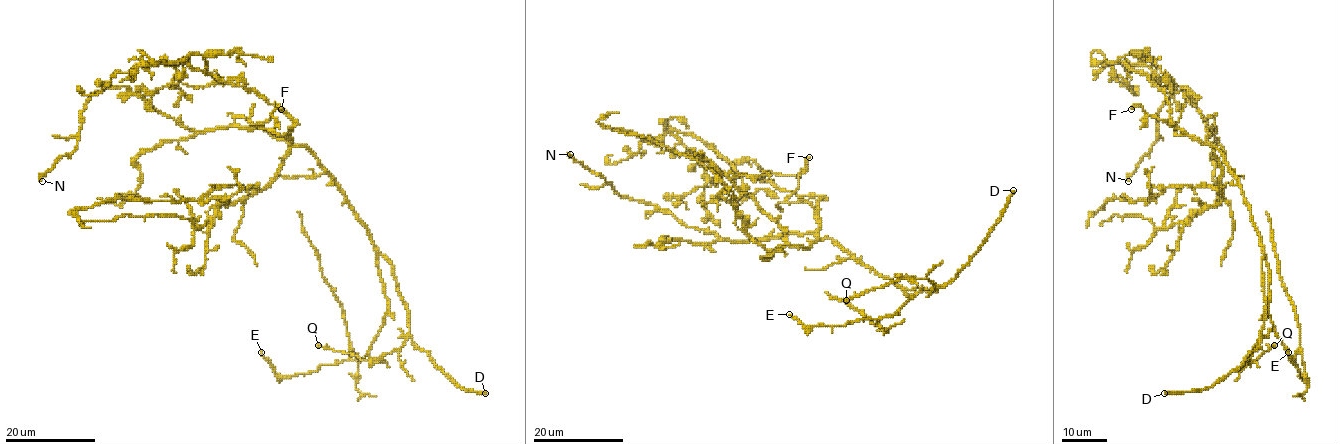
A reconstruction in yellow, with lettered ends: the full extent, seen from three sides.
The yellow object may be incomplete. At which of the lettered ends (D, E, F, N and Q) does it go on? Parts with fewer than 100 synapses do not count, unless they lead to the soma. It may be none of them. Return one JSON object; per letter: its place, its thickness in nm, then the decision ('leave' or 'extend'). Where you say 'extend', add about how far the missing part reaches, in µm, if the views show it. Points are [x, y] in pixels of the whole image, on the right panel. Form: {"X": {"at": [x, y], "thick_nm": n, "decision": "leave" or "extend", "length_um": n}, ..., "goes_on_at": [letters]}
{"D": {"at": [1164, 393], "thick_nm": 280, "decision": "extend", "length_um": 10}, "E": {"at": [1288, 352], "thick_nm": 220, "decision": "leave"}, "F": {"at": [1131, 109], "thick_nm": 320, "decision": "leave"}, "N": {"at": [1128, 181], "thick_nm": 320, "decision": "leave"}, "Q": {"at": [1274, 345], "thick_nm": 220, "decision": "leave"}, "goes_on_at": ["D"]}

